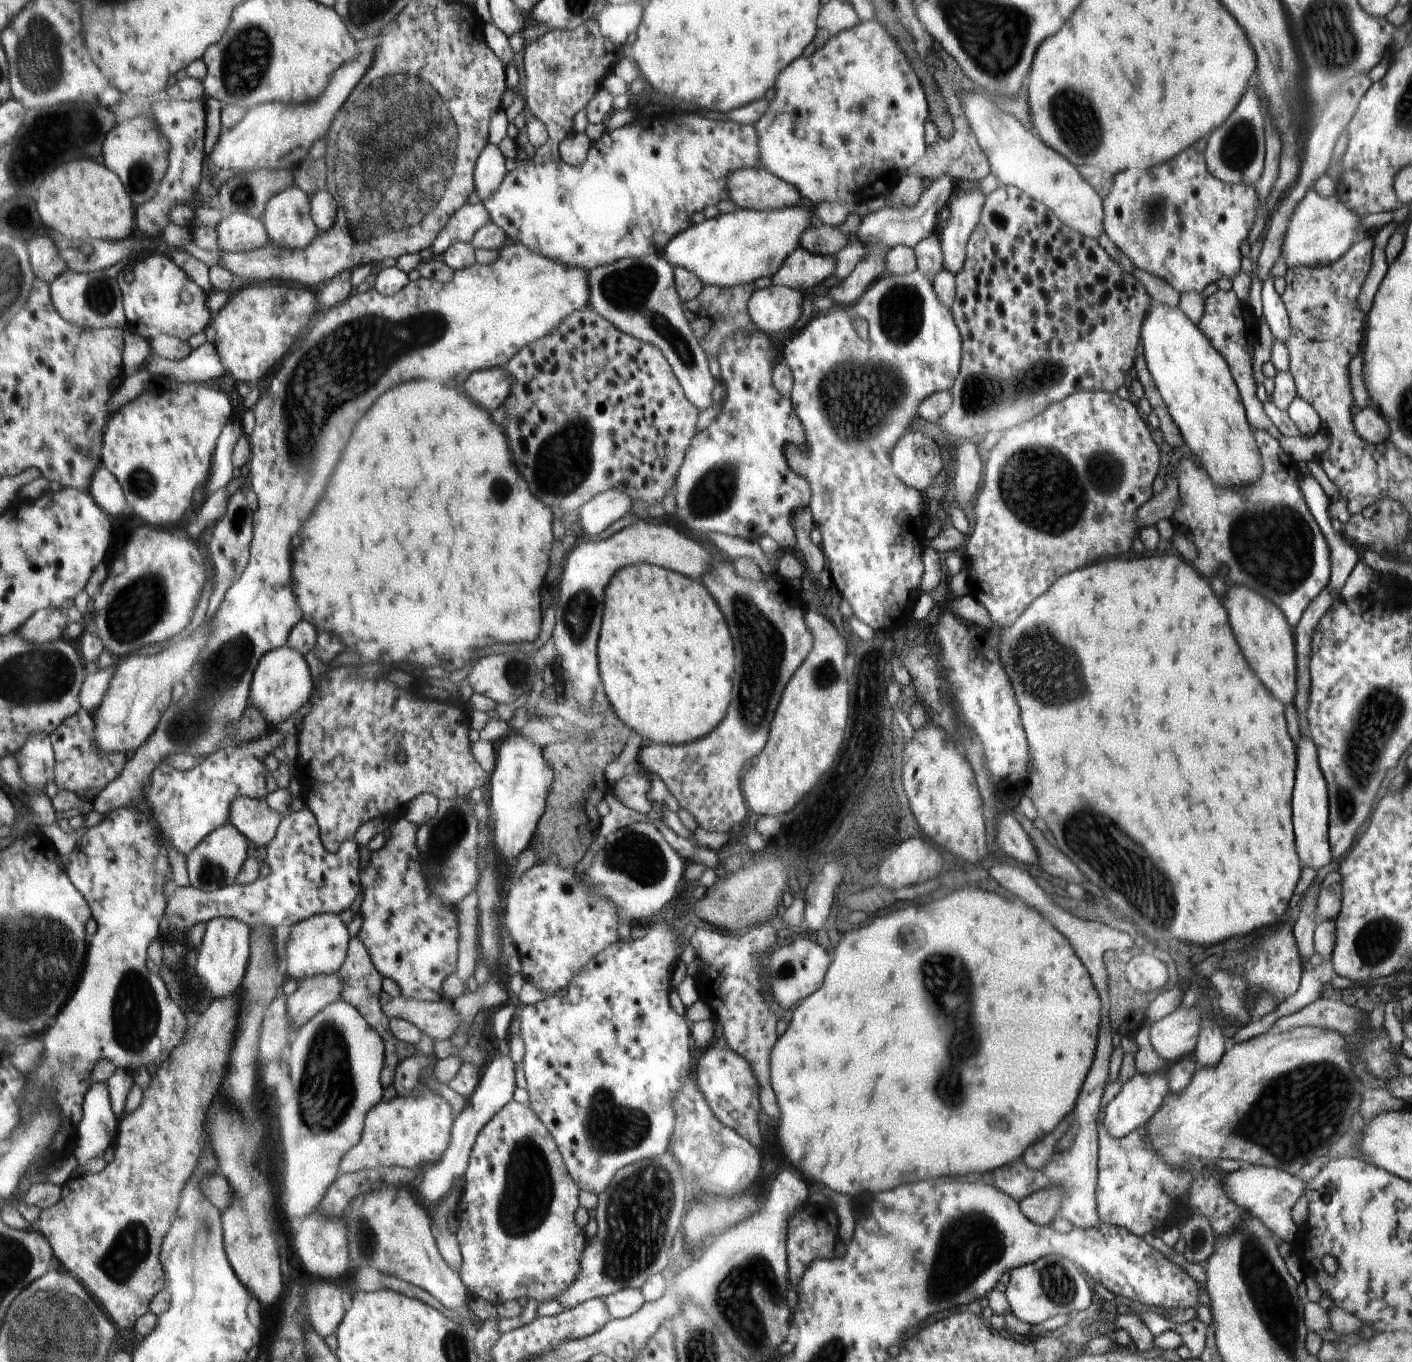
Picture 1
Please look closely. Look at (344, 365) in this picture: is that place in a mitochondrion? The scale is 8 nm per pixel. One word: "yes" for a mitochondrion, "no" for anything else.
yes

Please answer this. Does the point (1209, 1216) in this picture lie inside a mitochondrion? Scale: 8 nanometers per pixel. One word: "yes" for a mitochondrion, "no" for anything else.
no

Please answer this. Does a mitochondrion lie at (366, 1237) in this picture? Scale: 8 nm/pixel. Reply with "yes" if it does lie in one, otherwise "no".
yes

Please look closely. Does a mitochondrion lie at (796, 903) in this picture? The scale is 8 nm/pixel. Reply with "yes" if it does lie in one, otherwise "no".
no

